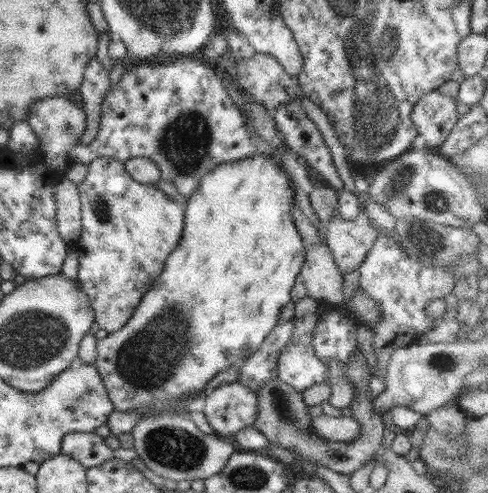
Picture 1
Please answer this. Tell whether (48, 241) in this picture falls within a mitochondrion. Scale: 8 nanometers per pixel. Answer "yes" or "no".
no

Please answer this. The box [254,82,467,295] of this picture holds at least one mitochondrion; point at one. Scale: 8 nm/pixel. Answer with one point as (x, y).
(431, 204)

